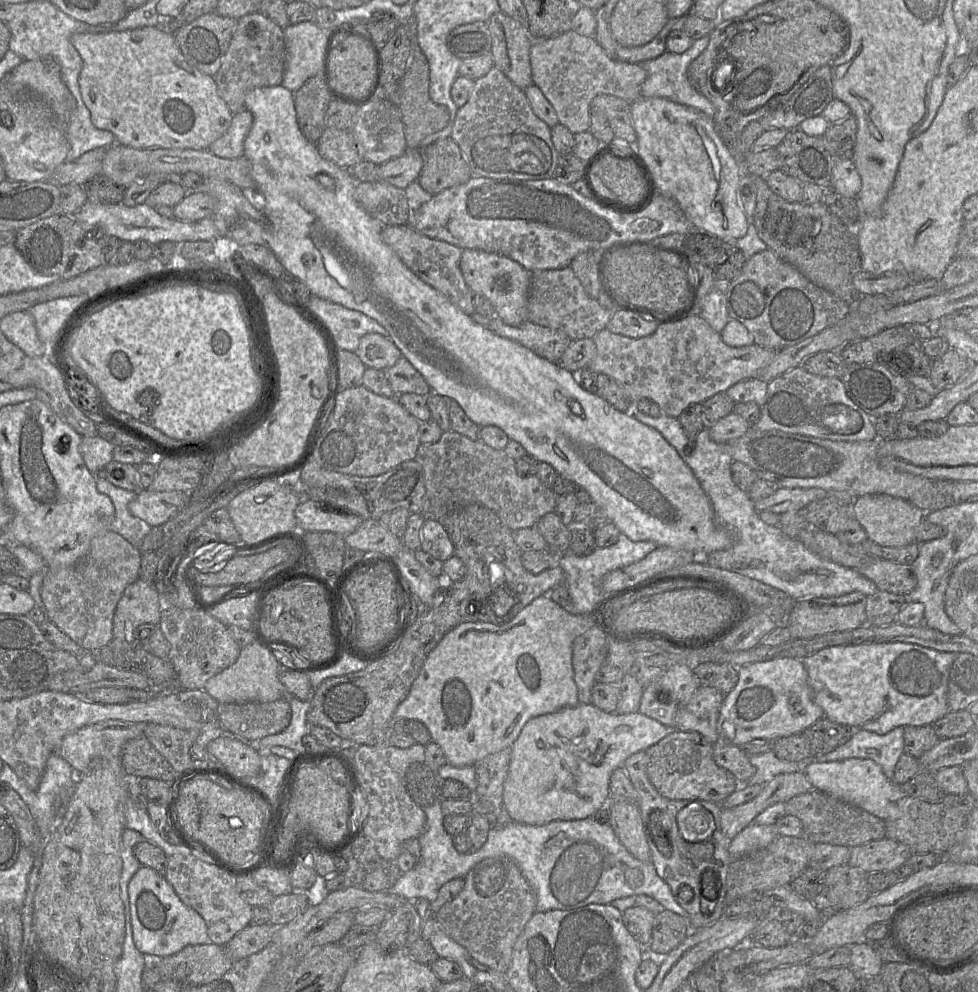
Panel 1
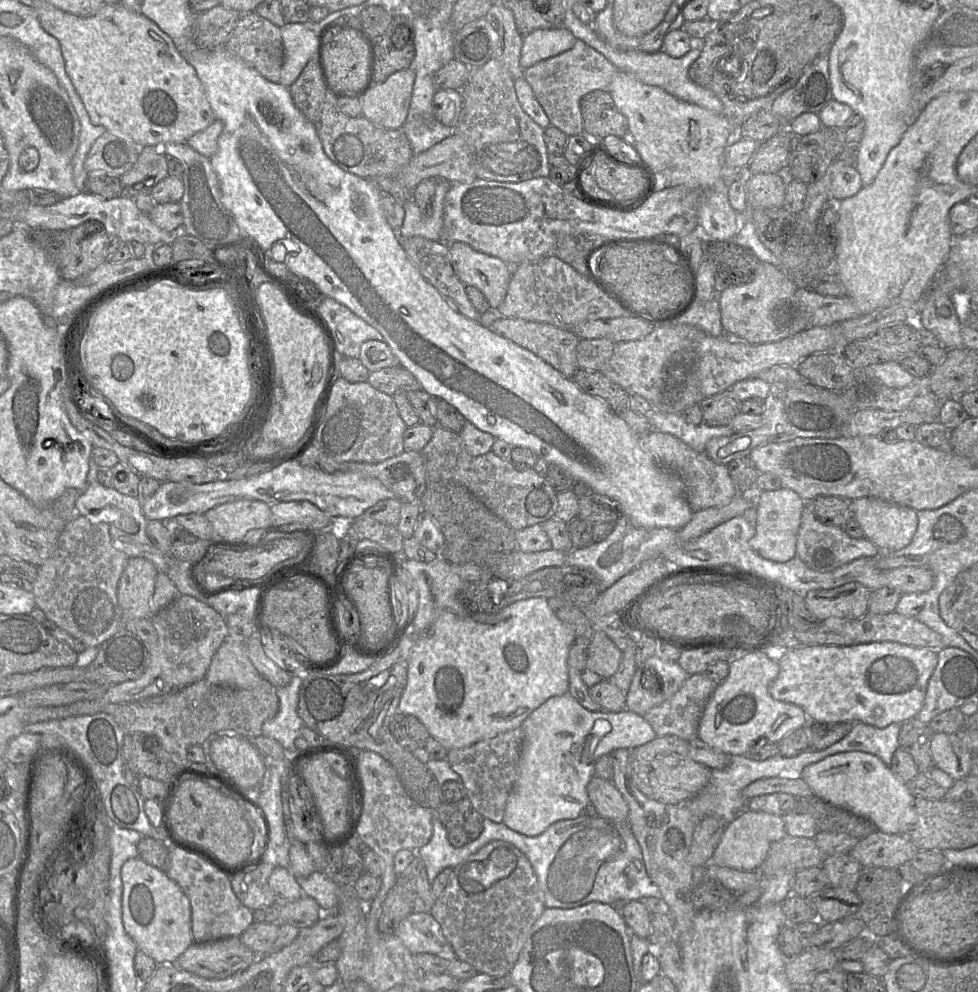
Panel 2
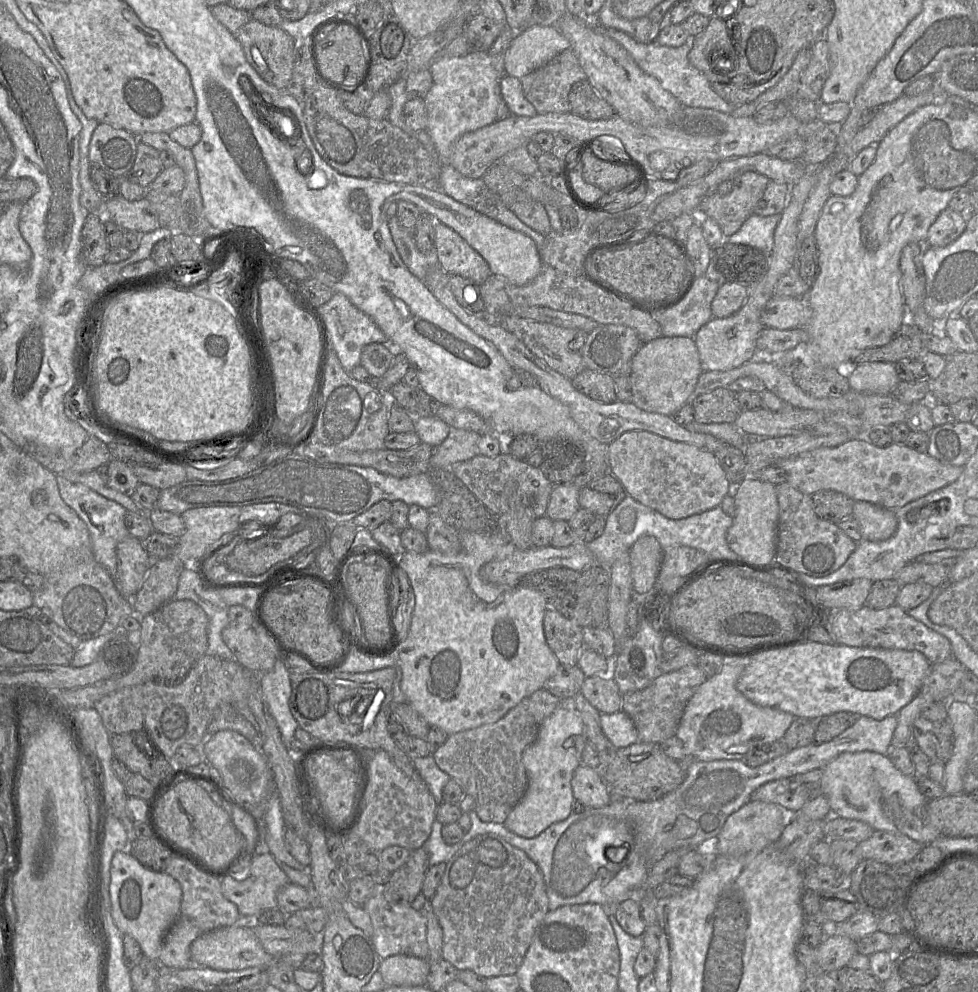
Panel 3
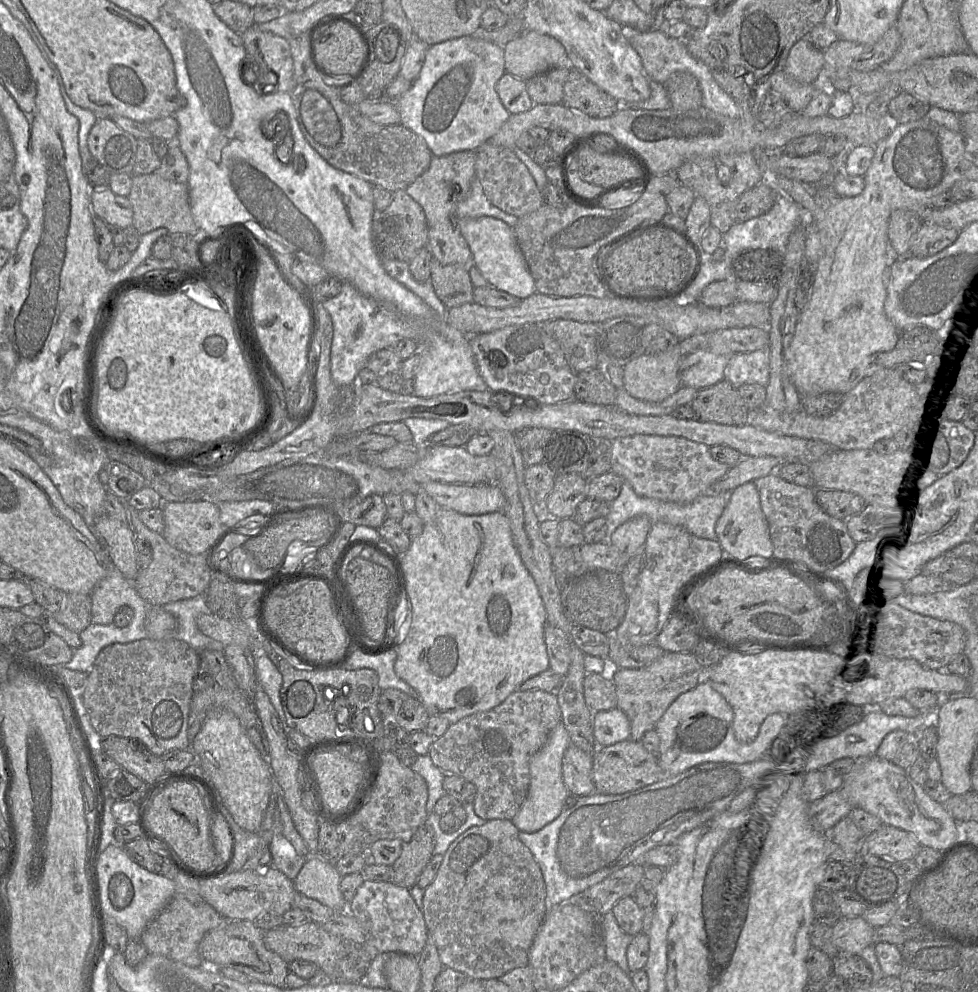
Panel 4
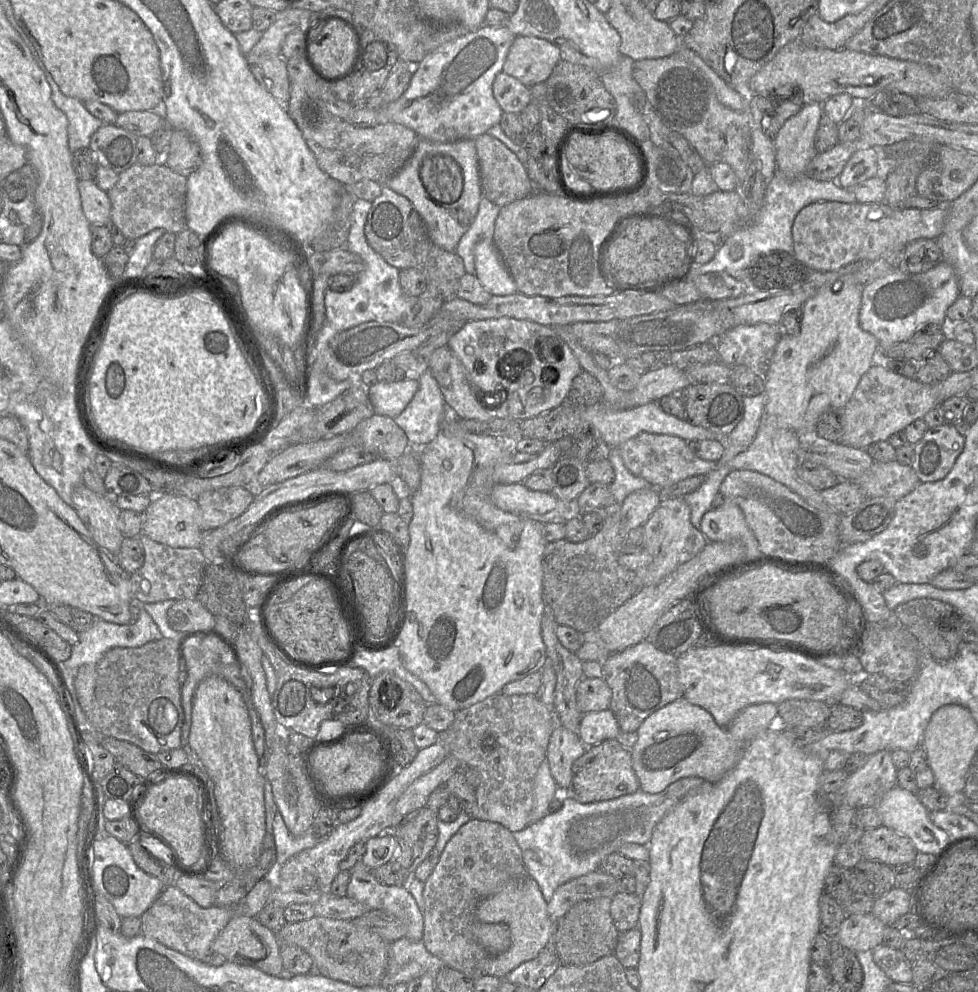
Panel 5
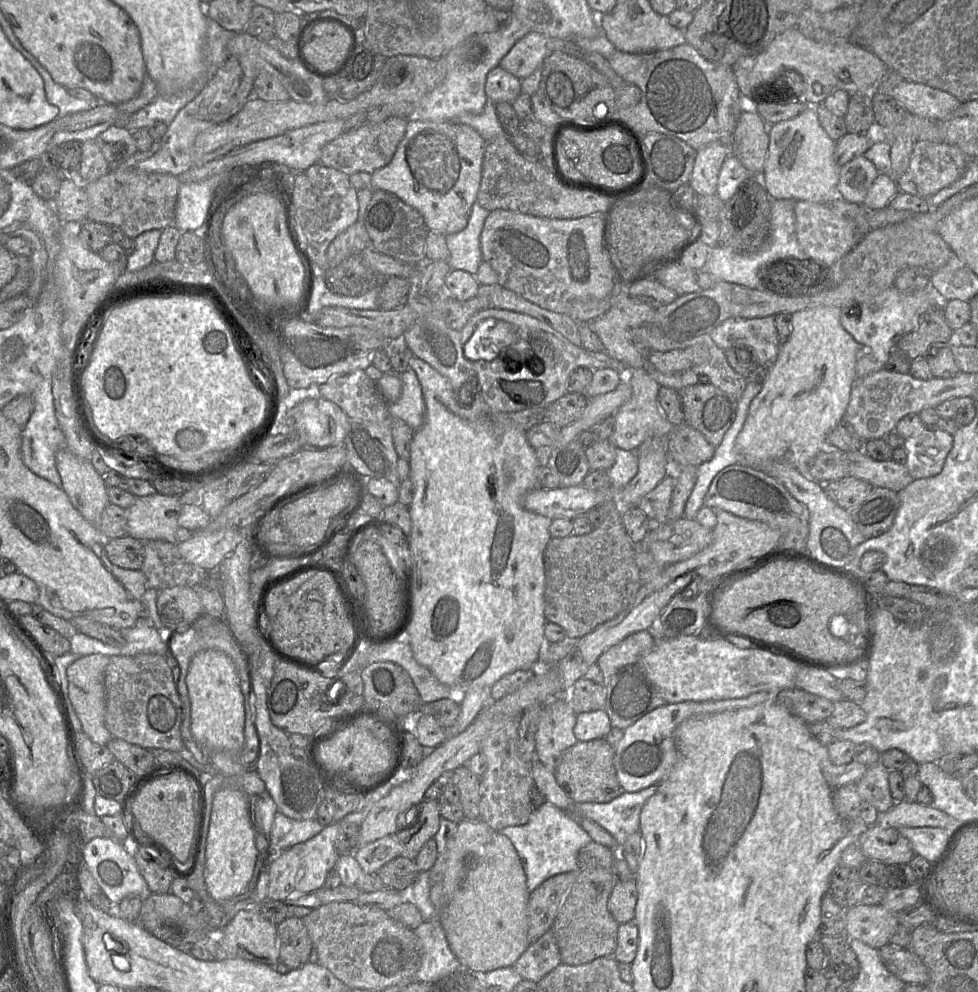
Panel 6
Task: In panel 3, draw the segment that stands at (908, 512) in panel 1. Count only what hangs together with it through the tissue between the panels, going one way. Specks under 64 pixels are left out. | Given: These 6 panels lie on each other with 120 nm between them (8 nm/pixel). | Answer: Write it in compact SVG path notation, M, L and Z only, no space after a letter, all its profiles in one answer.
M864 501L854 502L852 517L859 525L862 540L887 540L895 534L898 527L893 510Z

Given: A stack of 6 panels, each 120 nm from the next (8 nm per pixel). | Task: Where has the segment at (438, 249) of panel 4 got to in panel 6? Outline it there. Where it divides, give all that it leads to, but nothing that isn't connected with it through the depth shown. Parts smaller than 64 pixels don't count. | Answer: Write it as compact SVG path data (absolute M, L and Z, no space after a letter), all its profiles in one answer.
M408 120L406 132L389 164L371 174L370 188L394 194L404 203L416 209L429 231L443 236L462 231L468 223L476 202L482 177L485 153L484 138L472 127L456 121L432 122Z

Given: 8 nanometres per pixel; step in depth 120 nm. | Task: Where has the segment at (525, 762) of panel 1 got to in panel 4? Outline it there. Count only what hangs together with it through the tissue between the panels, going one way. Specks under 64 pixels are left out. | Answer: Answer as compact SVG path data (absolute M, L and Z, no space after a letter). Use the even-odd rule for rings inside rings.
M618 707L593 715L594 738L599 747L606 747L630 738L630 722ZM561 720L551 731L546 743L531 758L528 793L522 807L511 820L519 831L537 832L555 820L564 810L564 801L570 793L563 781L562 761L570 744L570 736Z

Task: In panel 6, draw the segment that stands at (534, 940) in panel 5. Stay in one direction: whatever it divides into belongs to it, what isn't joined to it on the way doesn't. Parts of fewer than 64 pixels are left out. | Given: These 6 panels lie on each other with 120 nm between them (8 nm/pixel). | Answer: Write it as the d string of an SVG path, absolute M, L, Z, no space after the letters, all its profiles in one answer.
M494 832L452 900L440 912L450 949L463 971L485 974L515 964L531 944L528 939L529 894L526 874L515 847L506 836Z

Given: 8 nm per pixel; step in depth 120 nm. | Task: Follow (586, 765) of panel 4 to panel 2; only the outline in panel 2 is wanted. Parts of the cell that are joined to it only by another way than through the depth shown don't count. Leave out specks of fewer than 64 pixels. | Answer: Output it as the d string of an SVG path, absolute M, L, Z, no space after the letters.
M593 776L587 785L587 794L598 816L609 821L627 821L628 805L611 781Z

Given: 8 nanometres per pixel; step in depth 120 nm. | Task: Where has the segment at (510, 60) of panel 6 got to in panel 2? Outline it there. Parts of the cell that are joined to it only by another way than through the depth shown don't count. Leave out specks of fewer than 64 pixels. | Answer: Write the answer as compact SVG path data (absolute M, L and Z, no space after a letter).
M564 27L537 29L523 37L520 65L527 69L573 47L576 38Z

